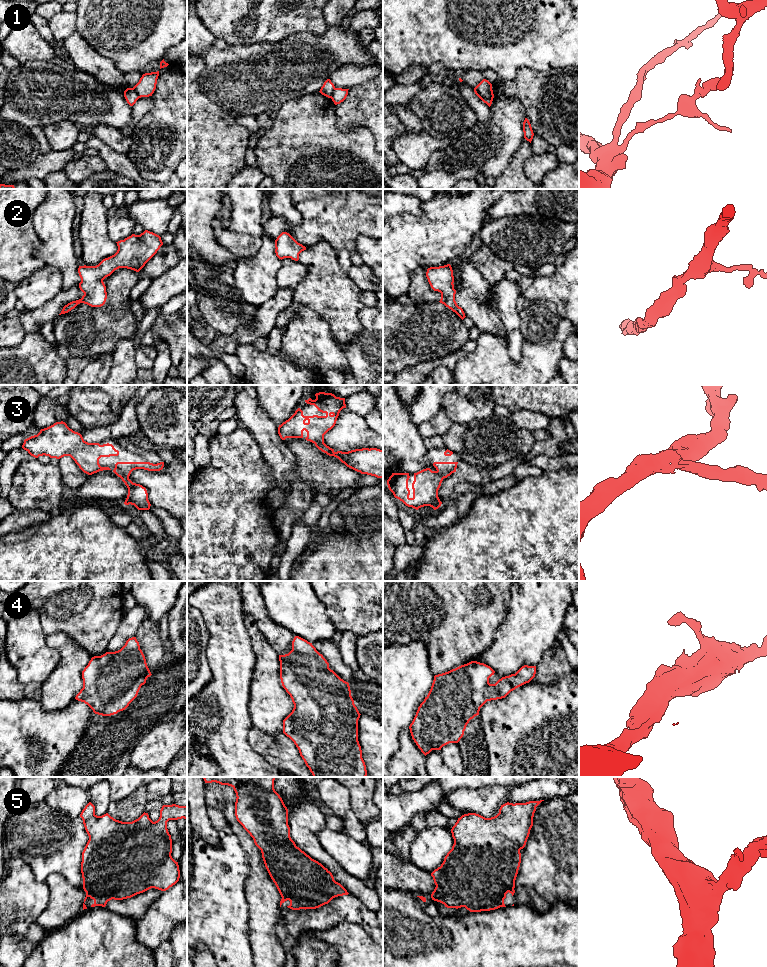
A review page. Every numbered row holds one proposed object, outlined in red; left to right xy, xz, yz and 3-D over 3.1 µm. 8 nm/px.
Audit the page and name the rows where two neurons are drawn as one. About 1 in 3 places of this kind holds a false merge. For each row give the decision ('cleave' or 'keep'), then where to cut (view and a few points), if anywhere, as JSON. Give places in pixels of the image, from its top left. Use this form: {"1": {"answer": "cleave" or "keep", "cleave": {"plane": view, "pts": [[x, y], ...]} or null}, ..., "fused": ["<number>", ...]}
{"1": {"answer": "cleave", "cleave": {"plane": "yz", "pts": [[474, 89], [481, 96], [492, 99]]}}, "2": {"answer": "keep", "cleave": null}, "3": {"answer": "keep", "cleave": null}, "4": {"answer": "keep", "cleave": null}, "5": {"answer": "cleave", "cleave": {"plane": "xy", "pts": [[86, 892], [117, 899]]}}, "fused": ["1", "5"]}

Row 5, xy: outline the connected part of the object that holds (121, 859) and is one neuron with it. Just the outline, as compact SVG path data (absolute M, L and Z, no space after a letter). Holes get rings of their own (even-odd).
M89 802L80 817L89 836L81 862L83 889L86 893L123 900L151 888L166 891L179 881L179 865L171 856L172 839L167 822L187 819L187 806L163 805L160 817L155 822L145 812L132 822L122 822L108 813L97 816L95 806Z

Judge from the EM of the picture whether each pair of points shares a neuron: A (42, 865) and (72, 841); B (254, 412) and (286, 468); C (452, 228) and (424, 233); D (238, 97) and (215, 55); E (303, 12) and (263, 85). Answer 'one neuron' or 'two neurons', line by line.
A: one neuron
B: one neuron
C: one neuron
D: one neuron
E: two neurons

